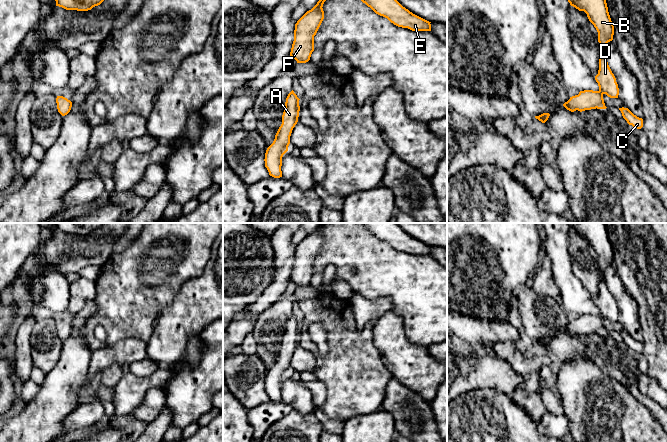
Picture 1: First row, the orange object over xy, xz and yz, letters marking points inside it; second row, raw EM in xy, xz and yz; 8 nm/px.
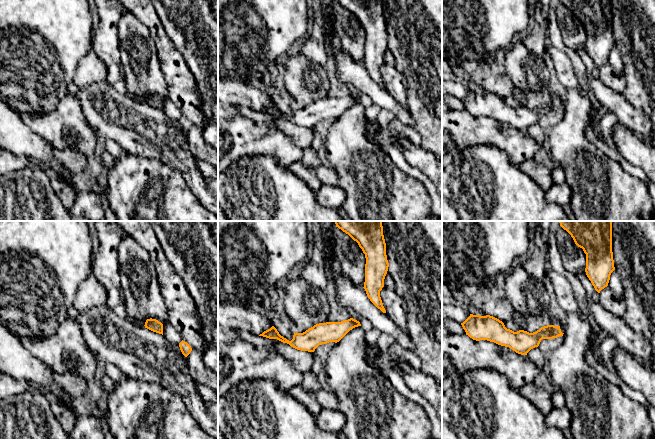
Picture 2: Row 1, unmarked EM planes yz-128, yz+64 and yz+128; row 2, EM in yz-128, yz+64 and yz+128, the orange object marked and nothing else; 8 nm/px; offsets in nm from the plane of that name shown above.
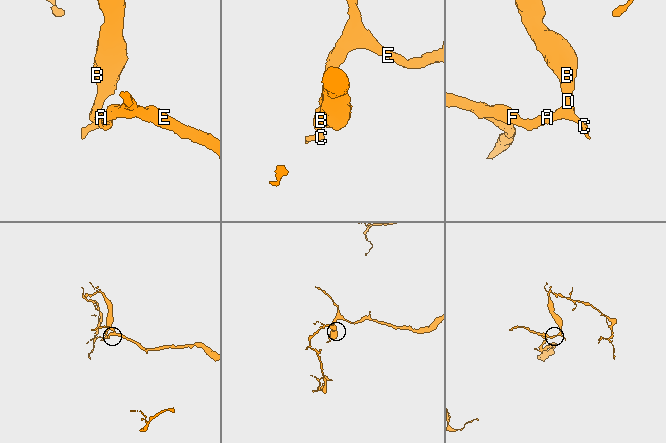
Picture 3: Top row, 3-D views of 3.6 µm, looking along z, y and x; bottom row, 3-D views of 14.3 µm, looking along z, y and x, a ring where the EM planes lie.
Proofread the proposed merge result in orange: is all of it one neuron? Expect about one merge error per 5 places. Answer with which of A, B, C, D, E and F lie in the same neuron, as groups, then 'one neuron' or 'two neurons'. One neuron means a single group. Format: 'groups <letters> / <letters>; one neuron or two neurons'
groups A B C D E F; one neuron

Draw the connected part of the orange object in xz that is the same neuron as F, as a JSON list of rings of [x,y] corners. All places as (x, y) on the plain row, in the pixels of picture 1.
[[[320,223],[317,228],[307,235],[295,248],[294,265],[290,280],[297,287],[306,287],[314,275],[314,260],[316,259],[323,243],[323,228],[327,223]]]

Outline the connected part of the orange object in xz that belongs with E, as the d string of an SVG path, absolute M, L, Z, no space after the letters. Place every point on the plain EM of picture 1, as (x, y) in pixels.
M361 223L376 238L387 242L398 251L412 255L431 255L431 246L413 238L396 223Z

